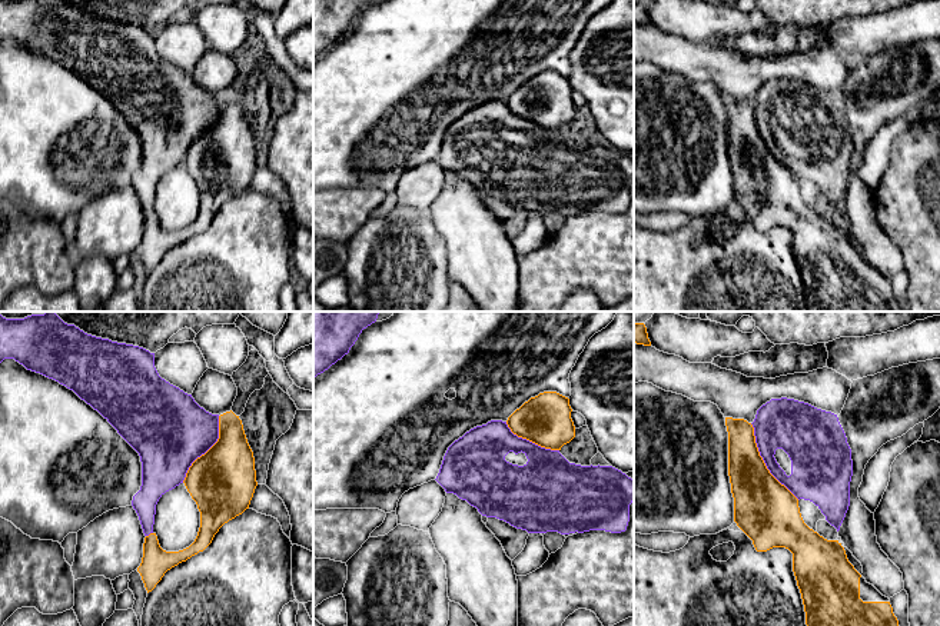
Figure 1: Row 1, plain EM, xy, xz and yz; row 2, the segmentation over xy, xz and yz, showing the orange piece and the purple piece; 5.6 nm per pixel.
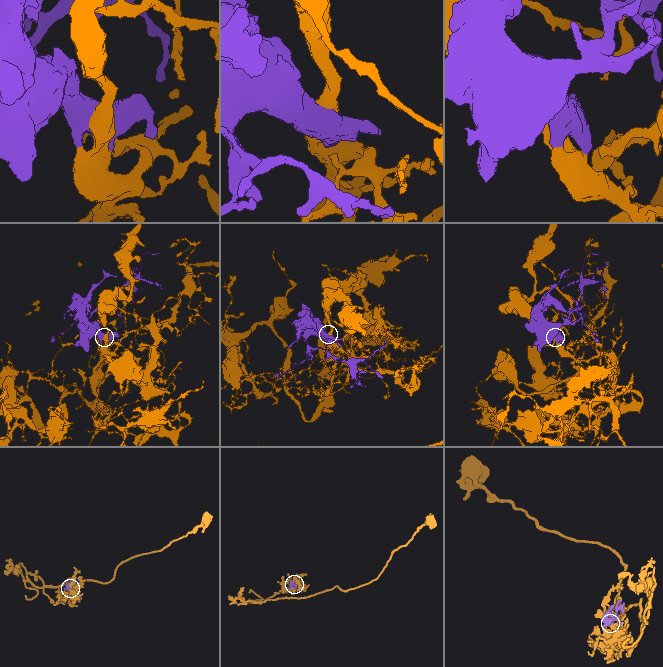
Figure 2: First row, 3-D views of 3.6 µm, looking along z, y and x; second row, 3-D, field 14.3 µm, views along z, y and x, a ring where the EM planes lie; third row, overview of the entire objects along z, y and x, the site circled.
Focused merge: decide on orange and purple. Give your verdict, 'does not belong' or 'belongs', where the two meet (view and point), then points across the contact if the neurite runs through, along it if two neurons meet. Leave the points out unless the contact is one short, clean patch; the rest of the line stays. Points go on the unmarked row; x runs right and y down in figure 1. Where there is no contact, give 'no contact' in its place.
belongs | yz (763, 142)

